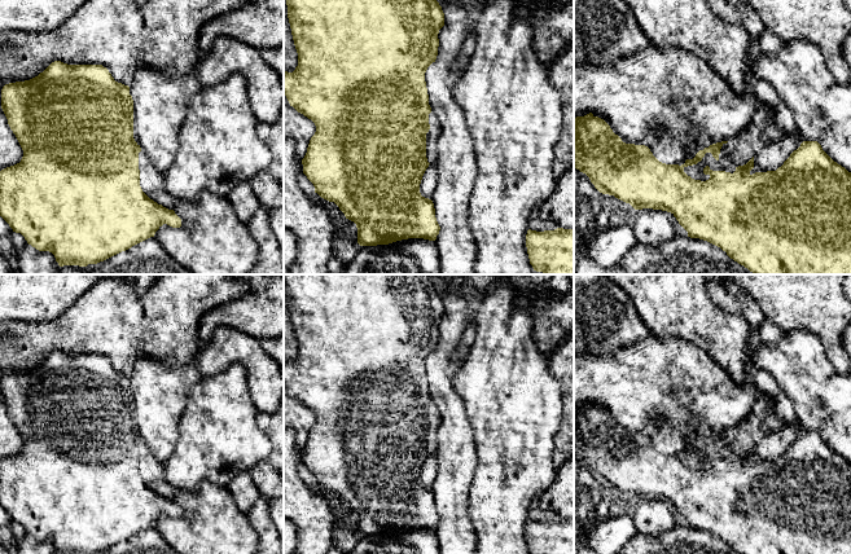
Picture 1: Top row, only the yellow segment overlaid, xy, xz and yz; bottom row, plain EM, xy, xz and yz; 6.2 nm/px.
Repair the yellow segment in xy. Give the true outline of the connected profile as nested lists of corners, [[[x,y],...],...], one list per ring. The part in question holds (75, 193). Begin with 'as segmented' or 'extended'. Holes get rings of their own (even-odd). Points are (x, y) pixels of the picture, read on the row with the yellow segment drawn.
as segmented | [[[54,61],[30,80],[5,84],[1,89],[1,109],[23,150],[23,157],[19,163],[0,171],[0,216],[13,232],[21,233],[28,245],[39,251],[52,252],[60,267],[97,264],[154,237],[163,224],[172,228],[181,227],[181,219],[174,210],[168,210],[150,199],[140,186],[139,153],[141,148],[133,138],[133,100],[130,94],[130,87],[115,82],[102,65],[67,65]]]

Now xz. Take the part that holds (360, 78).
as segmented | [[[286,0],[286,5],[298,53],[298,66],[293,72],[284,71],[284,94],[290,106],[311,119],[316,126],[316,132],[311,137],[307,153],[302,159],[303,173],[313,184],[315,193],[329,202],[334,202],[346,219],[356,224],[357,243],[360,246],[389,245],[408,238],[435,241],[440,227],[435,217],[434,203],[421,195],[420,184],[430,164],[426,158],[426,133],[430,129],[429,114],[431,107],[429,105],[425,72],[438,56],[438,34],[444,26],[442,6],[437,0]]]

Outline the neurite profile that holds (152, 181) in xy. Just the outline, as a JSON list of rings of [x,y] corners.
[[[142,149],[139,153],[139,170],[142,192],[158,205],[174,210],[179,199],[167,192],[163,175],[153,167]]]

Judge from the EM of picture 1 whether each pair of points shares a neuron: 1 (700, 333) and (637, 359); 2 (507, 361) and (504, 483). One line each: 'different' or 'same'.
1: different
2: same

